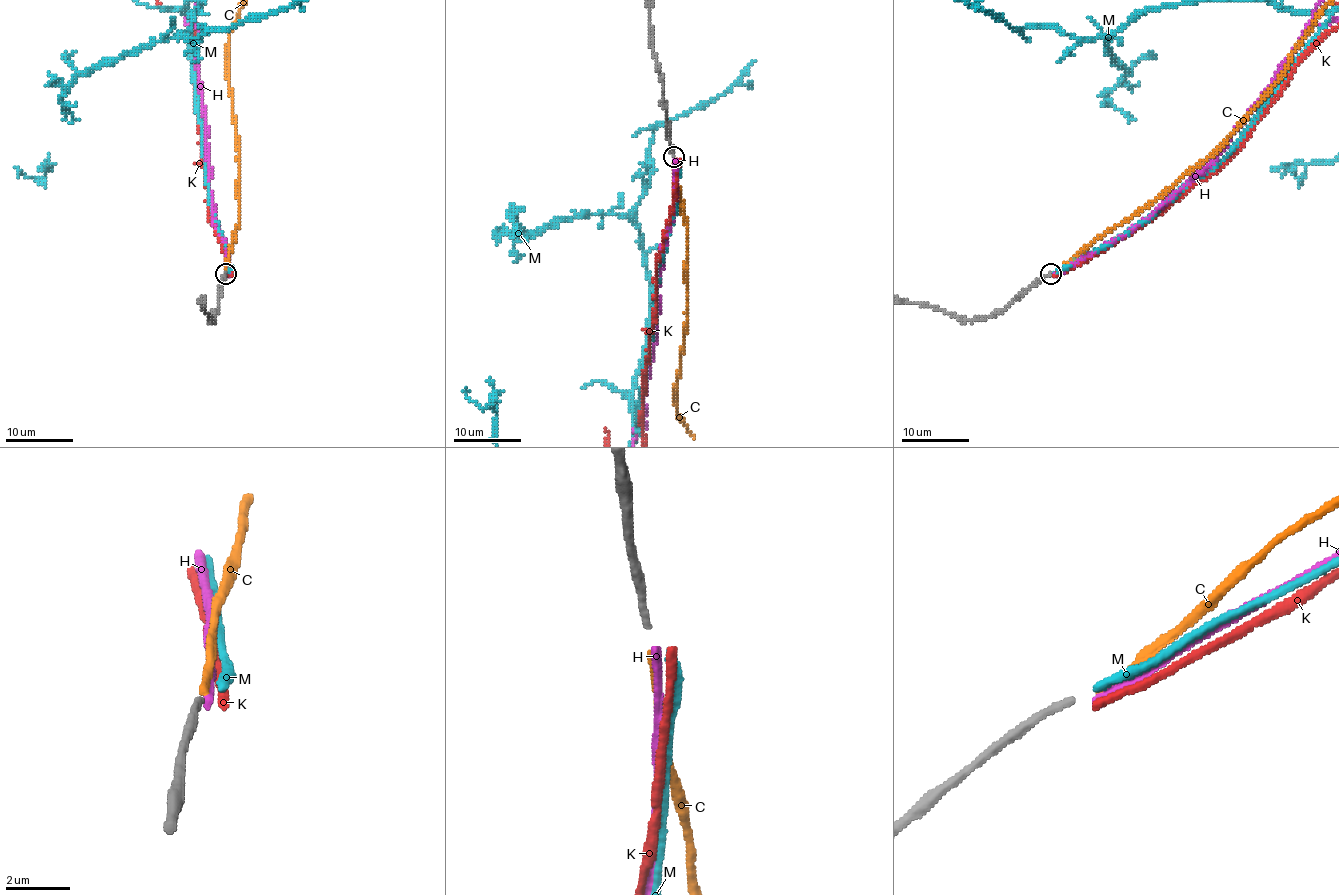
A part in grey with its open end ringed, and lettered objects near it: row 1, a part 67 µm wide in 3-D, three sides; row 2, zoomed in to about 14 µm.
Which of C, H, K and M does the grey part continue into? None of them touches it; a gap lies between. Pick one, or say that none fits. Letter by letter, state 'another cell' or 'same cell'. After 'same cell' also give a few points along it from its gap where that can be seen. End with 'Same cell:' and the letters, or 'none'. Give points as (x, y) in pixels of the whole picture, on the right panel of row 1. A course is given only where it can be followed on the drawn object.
C: same cell
H: another cell
K: another cell
M: another cell
Same cell: C

